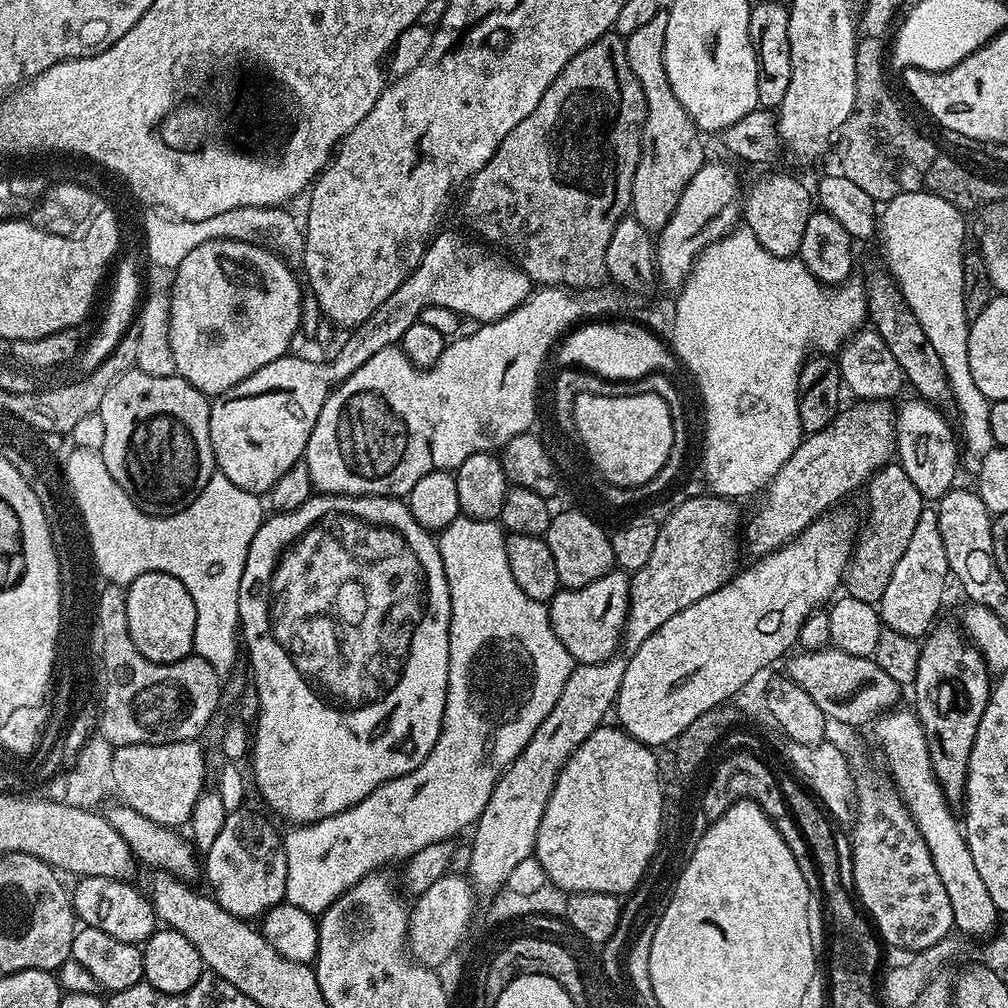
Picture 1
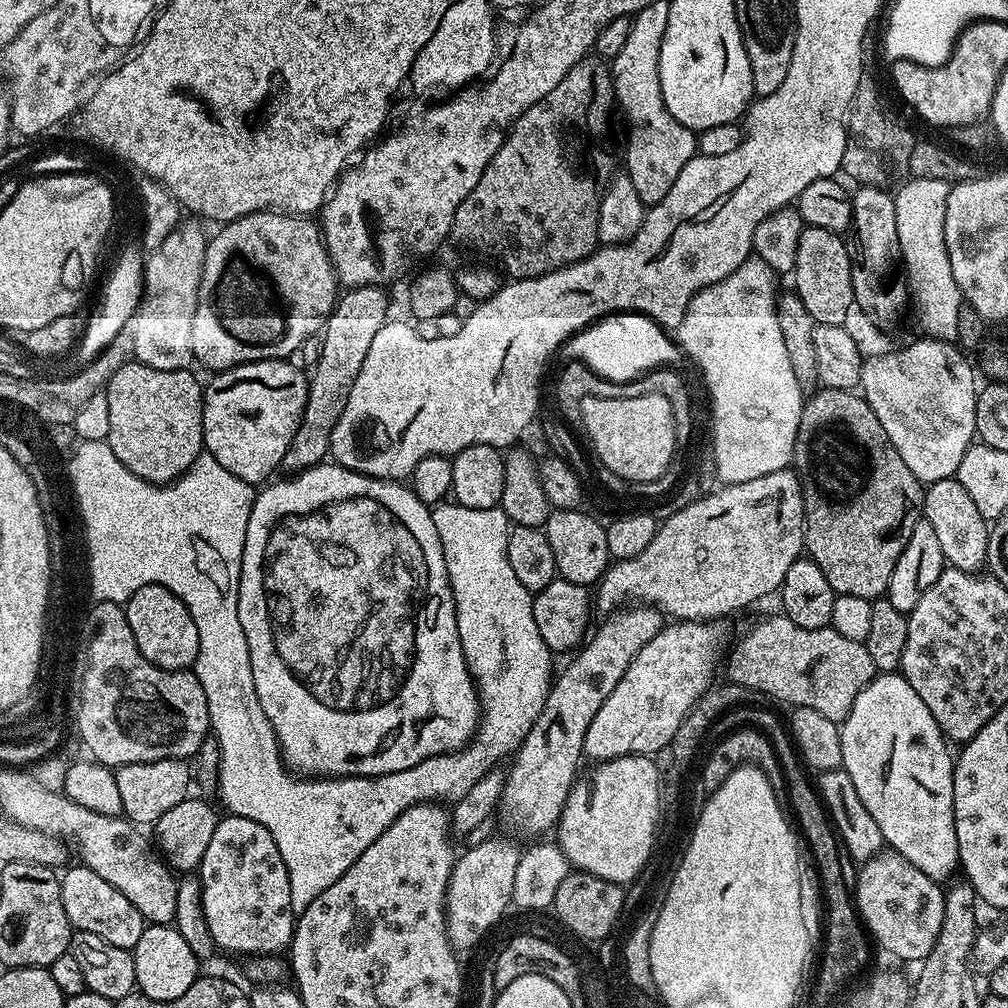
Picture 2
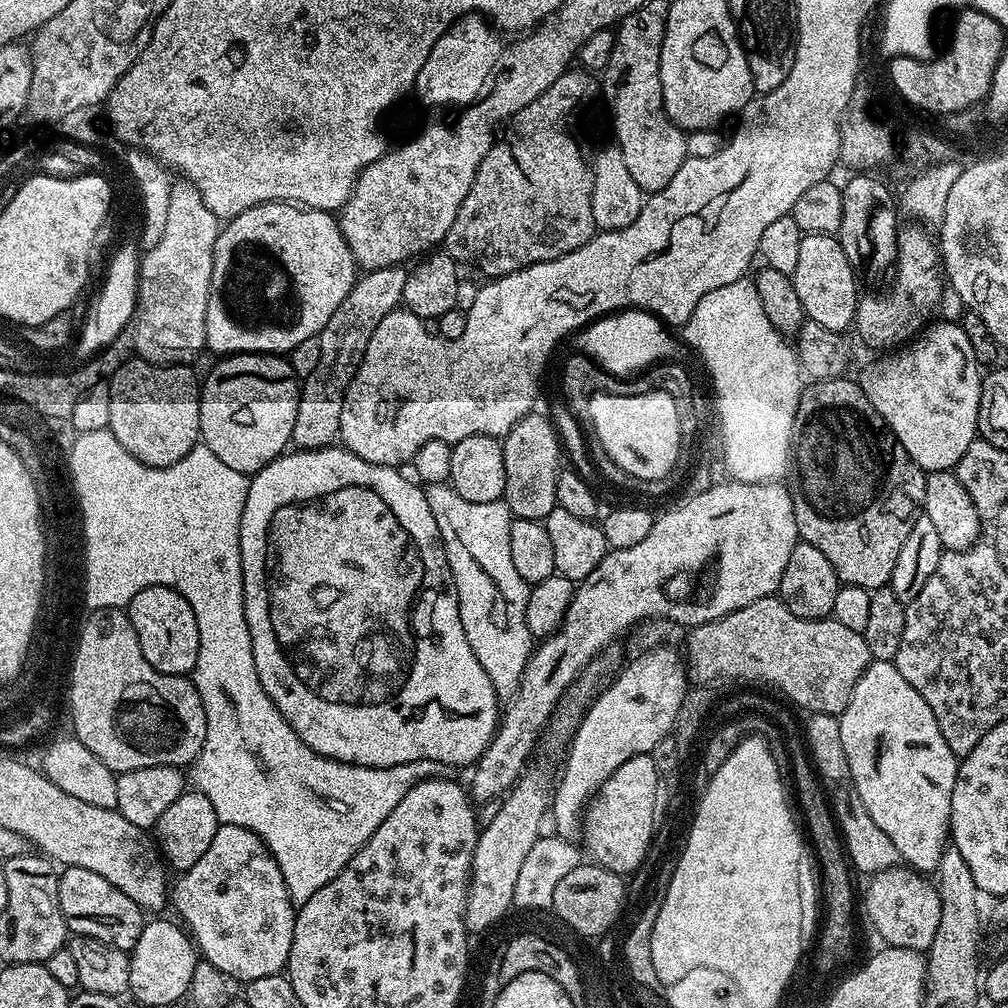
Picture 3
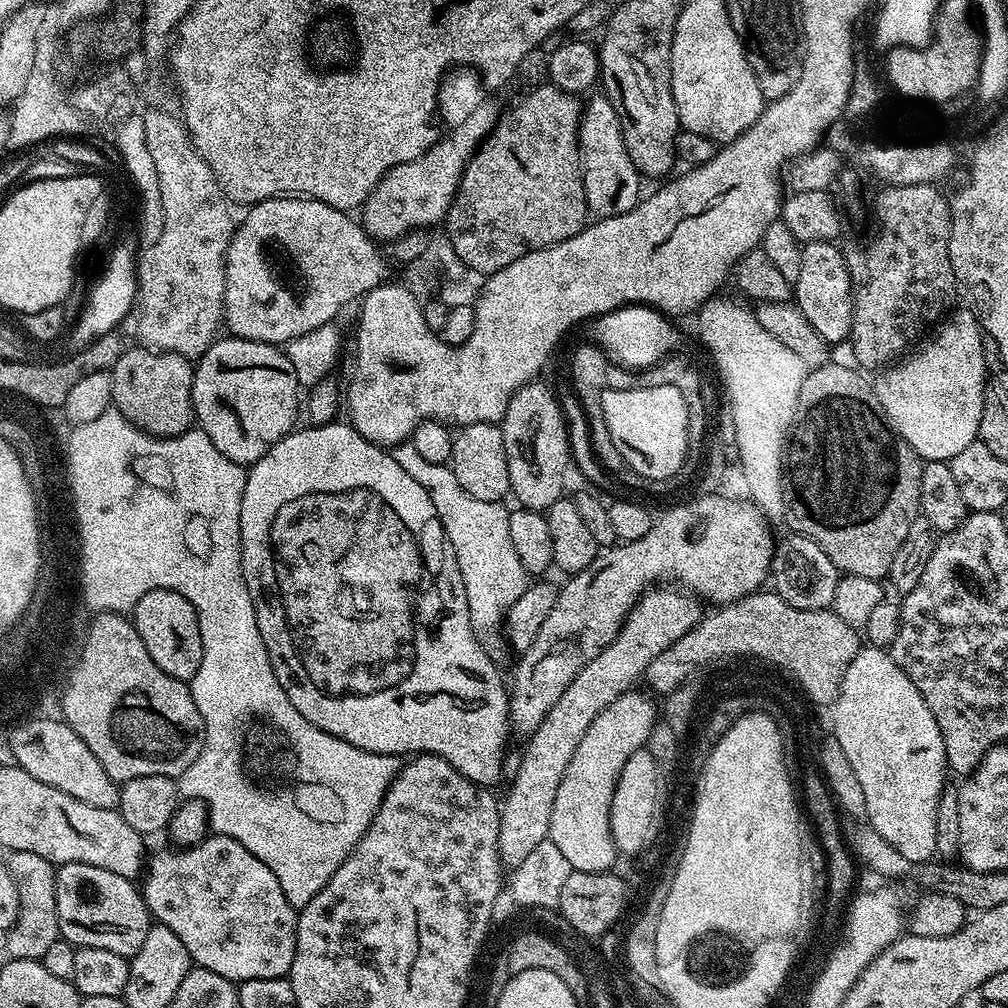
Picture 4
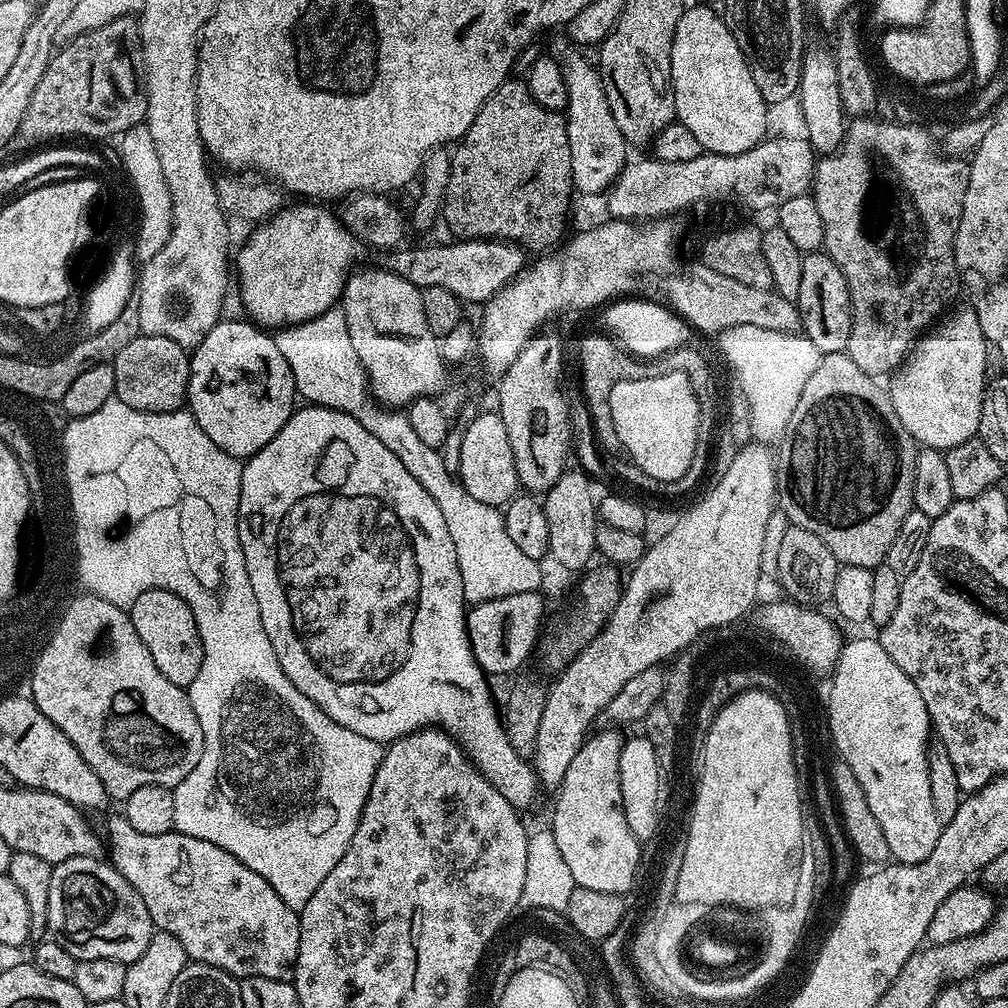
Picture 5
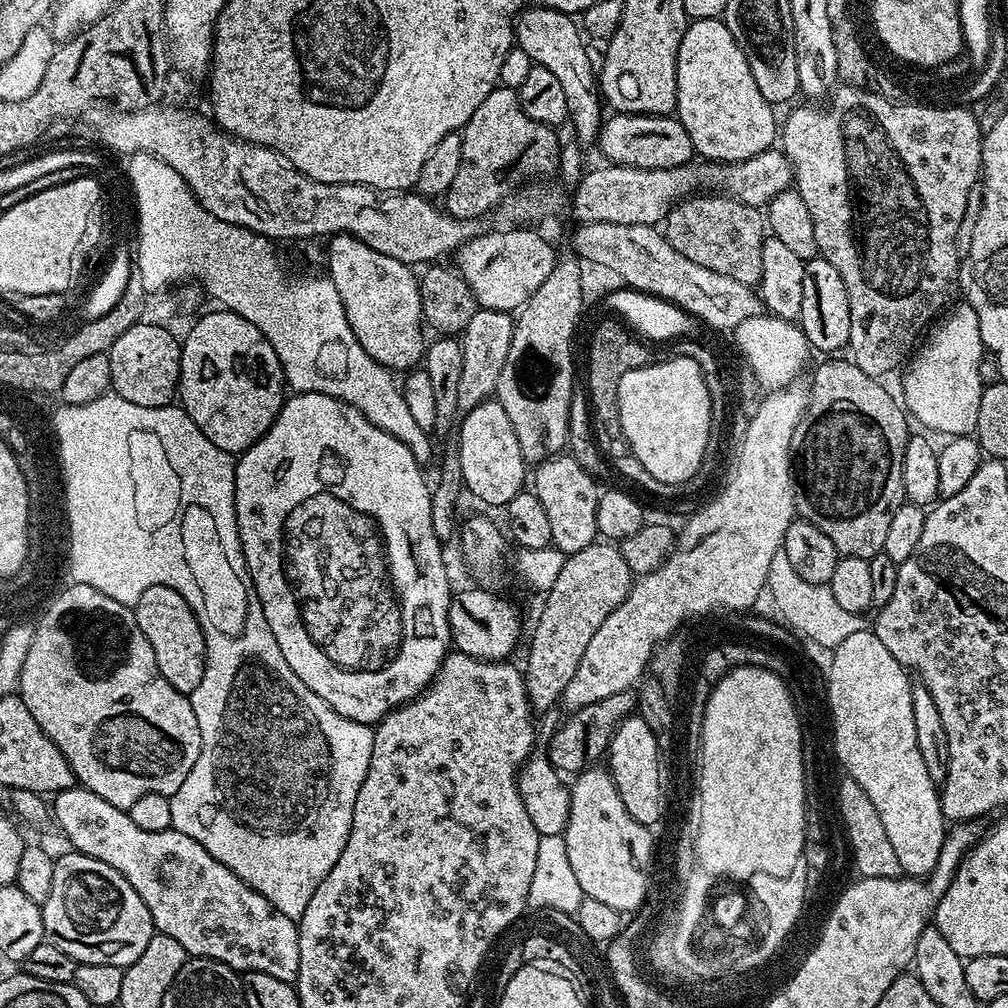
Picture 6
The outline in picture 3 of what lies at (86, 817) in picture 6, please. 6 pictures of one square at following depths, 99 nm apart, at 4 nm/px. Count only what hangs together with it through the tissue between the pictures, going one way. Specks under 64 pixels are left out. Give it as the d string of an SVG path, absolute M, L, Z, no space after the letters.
M220 824L210 848L188 871L181 871L180 881L170 888L170 904L176 907L183 927L190 933L199 955L232 982L281 975L287 969L290 946L294 942L297 909L286 890L282 870L264 845L264 839L249 828Z

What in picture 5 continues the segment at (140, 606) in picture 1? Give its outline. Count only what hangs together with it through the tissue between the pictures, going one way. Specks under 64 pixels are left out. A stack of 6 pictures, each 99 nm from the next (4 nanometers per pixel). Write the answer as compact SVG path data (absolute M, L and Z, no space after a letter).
M155 588L138 594L132 603L132 625L142 638L146 650L150 650L150 658L154 658L154 666L162 670L174 686L187 689L194 678L198 678L198 669L202 666L202 638L198 634L198 622L194 622L194 614L178 594L170 594L170 590Z

